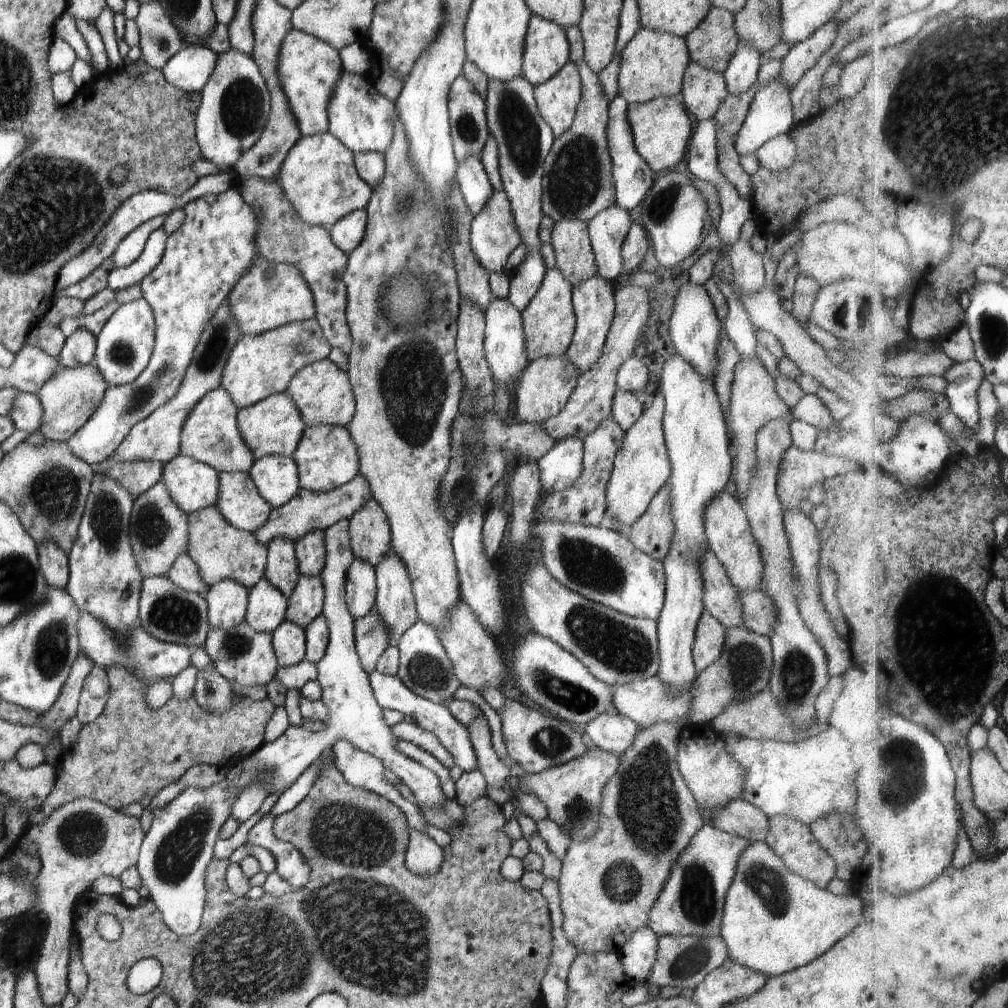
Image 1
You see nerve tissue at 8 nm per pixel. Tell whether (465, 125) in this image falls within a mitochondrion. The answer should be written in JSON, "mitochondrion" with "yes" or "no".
{"mitochondrion":"yes"}

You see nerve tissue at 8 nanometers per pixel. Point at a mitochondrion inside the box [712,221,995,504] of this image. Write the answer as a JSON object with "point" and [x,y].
{"point":[856,314]}

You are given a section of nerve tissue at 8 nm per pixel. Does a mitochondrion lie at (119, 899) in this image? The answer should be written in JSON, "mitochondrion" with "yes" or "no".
{"mitochondrion":"no"}

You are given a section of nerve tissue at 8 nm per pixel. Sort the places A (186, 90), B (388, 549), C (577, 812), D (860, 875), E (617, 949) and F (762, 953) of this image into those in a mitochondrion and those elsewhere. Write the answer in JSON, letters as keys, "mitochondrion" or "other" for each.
{"A":"other","B":"other","C":"mitochondrion","D":"other","E":"other","F":"other"}

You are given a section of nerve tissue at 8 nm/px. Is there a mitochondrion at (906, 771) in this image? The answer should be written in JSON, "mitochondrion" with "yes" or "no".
{"mitochondrion":"yes"}

